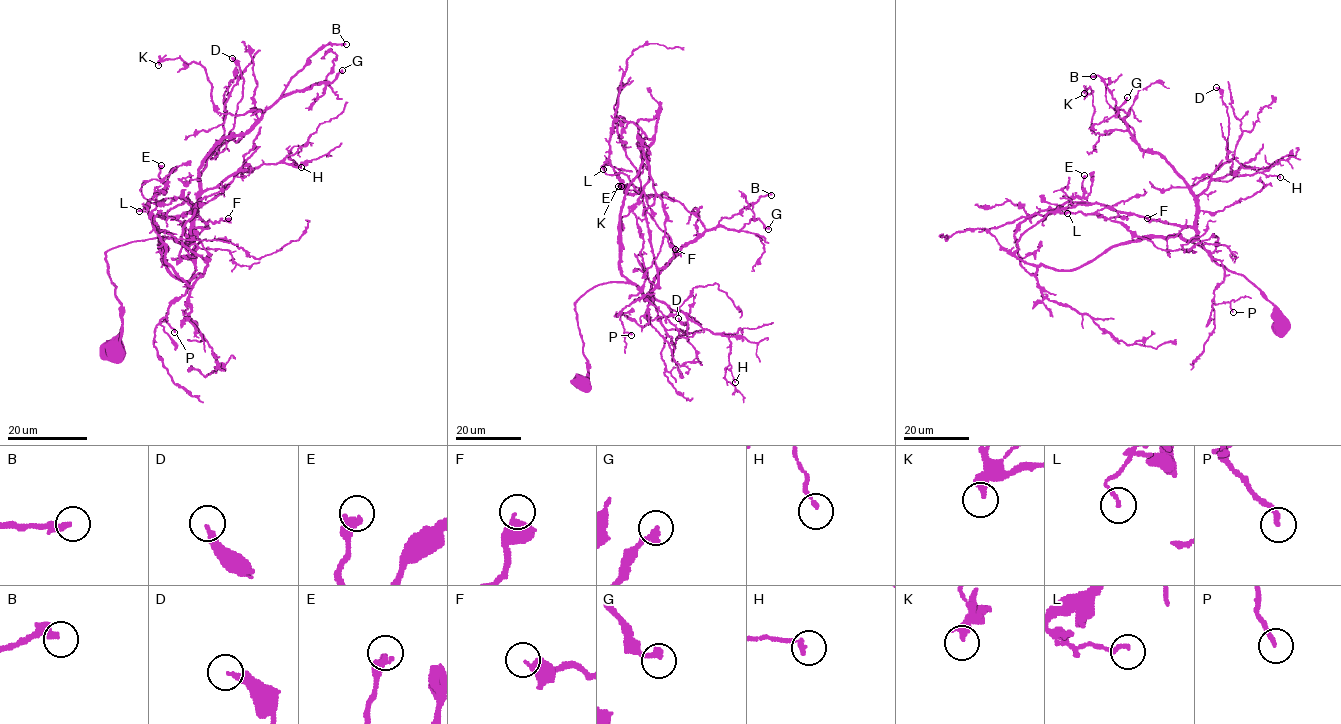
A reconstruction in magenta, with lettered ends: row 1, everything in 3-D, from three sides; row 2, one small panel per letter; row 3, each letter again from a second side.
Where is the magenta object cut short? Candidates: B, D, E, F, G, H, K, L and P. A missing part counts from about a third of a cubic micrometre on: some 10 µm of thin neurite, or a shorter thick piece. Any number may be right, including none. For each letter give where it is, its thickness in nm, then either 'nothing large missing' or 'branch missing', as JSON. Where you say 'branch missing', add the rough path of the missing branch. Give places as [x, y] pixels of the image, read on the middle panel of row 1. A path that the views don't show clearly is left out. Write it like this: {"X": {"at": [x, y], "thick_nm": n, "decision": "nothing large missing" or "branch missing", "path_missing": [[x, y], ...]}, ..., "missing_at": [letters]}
{"B": {"at": [771, 195], "thick_nm": 220, "decision": "nothing large missing"}, "D": {"at": [678, 318], "thick_nm": 260, "decision": "nothing large missing"}, "E": {"at": [621, 186], "thick_nm": 400, "decision": "nothing large missing"}, "F": {"at": [675, 249], "thick_nm": 400, "decision": "nothing large missing"}, "G": {"at": [768, 229], "thick_nm": 280, "decision": "nothing large missing"}, "H": {"at": [735, 382], "thick_nm": 200, "decision": "nothing large missing"}, "K": {"at": [618, 186], "thick_nm": 360, "decision": "nothing large missing"}, "L": {"at": [603, 169], "thick_nm": 150, "decision": "nothing large missing"}, "P": {"at": [631, 335], "thick_nm": 200, "decision": "nothing large missing"}, "missing_at": []}

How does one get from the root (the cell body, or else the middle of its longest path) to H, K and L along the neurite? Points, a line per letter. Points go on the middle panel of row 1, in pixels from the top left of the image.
H: (581, 381), (588, 360), (575, 303), (596, 286), (619, 281), (726, 336), (735, 382)
K: (581, 381), (588, 360), (575, 303), (613, 281), (650, 298), (654, 277), (704, 230), (664, 193), (618, 186)
L: (581, 381), (588, 360), (575, 303), (596, 286), (626, 281), (620, 207), (653, 141), (620, 116), (603, 169)

